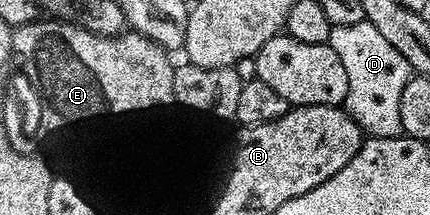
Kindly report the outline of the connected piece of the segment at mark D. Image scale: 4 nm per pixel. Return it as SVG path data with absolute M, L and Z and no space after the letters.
M367 20L350 26L333 27L329 35L329 43L335 54L339 54L339 62L343 62L343 70L347 70L347 98L343 105L346 112L355 118L366 137L391 138L403 133L403 121L399 118L399 98L403 98L403 86L407 86L411 69L410 57L406 53L395 50L377 28Z

